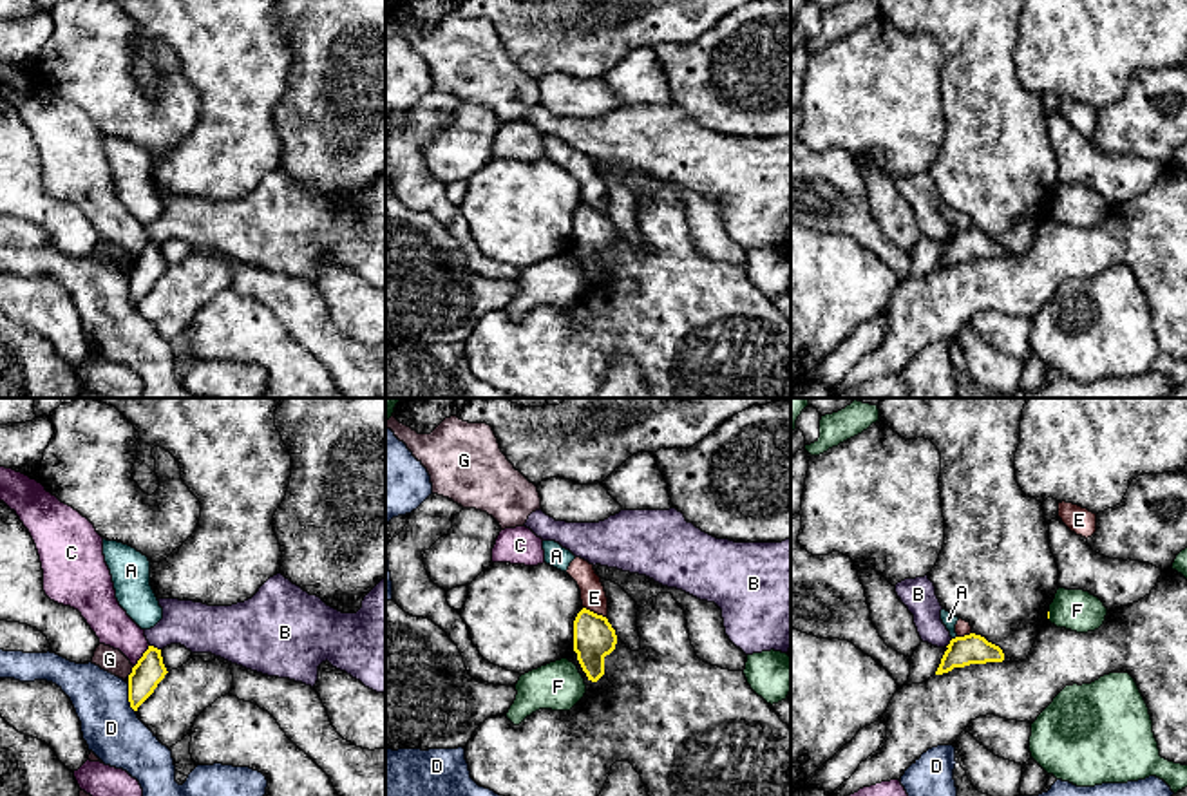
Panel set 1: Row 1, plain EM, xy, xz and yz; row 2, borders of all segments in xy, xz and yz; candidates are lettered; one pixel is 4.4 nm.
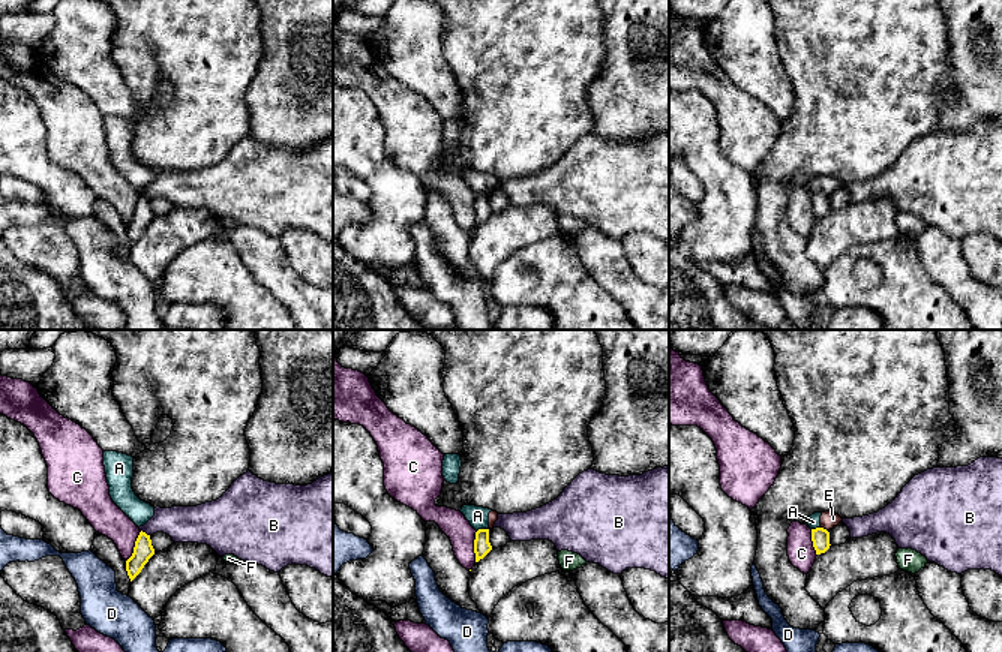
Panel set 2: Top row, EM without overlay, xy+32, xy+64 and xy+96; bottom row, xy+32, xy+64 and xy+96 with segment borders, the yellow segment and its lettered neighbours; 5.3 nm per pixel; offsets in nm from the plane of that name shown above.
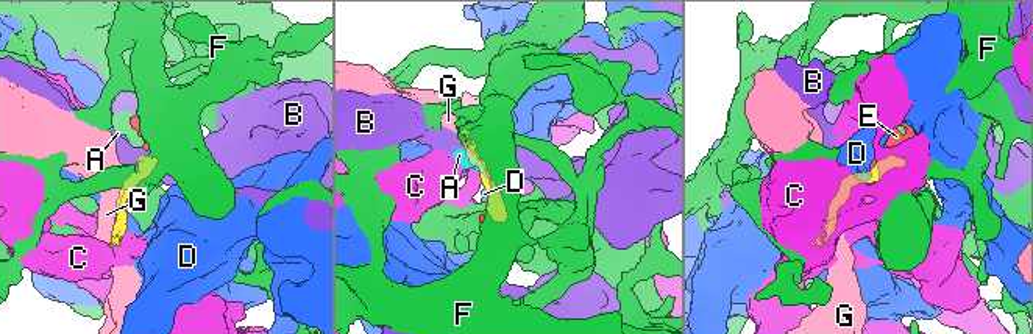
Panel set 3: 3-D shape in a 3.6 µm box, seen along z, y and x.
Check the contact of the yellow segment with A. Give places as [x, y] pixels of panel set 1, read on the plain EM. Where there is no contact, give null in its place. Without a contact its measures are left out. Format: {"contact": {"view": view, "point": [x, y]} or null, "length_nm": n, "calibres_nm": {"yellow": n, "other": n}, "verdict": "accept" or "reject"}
{"contact": {"view": "yz", "point": [956, 232]}, "length_nm": 30, "calibres_nm": {"yellow": 130, "other": 70}, "verdict": "reject"}

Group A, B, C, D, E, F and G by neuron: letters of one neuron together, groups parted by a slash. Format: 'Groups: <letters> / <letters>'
Groups: A E F / B / C / D / G

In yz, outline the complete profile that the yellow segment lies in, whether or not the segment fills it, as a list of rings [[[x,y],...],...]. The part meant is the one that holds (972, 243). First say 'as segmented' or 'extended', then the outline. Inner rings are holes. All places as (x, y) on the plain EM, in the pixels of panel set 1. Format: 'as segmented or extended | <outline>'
extended | [[[975,228],[955,232],[945,242],[921,237],[910,251],[910,271],[907,279],[923,279],[930,271],[948,268],[954,262],[1002,255],[1002,244]]]

